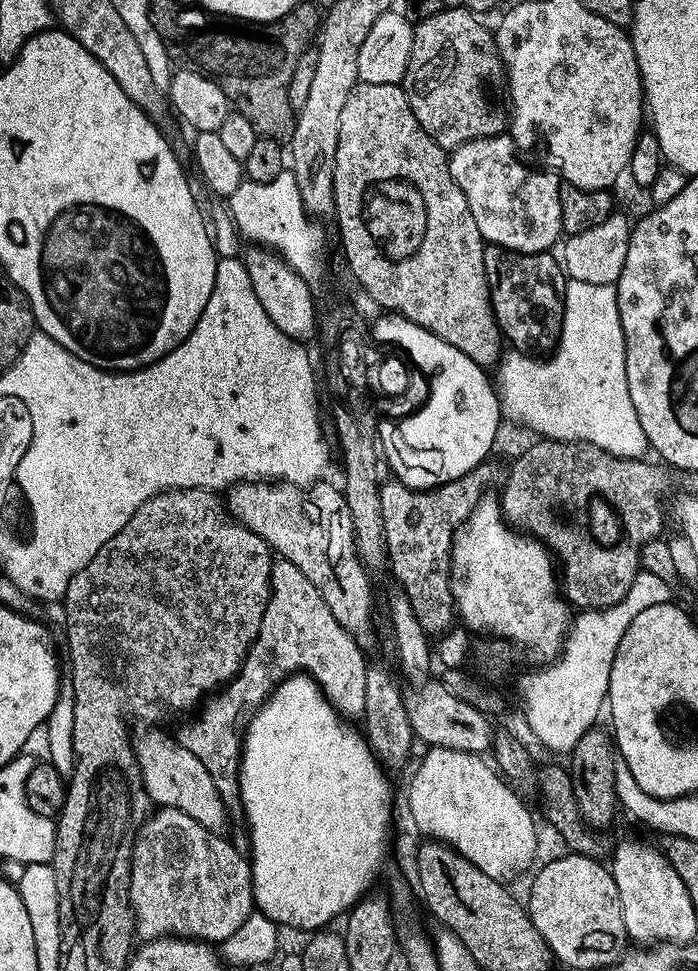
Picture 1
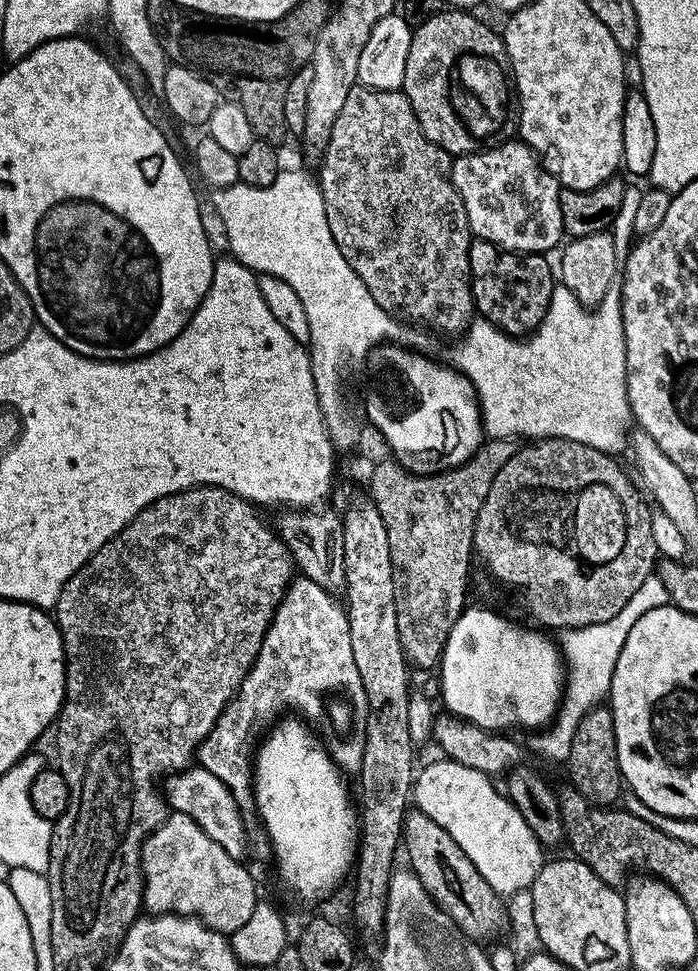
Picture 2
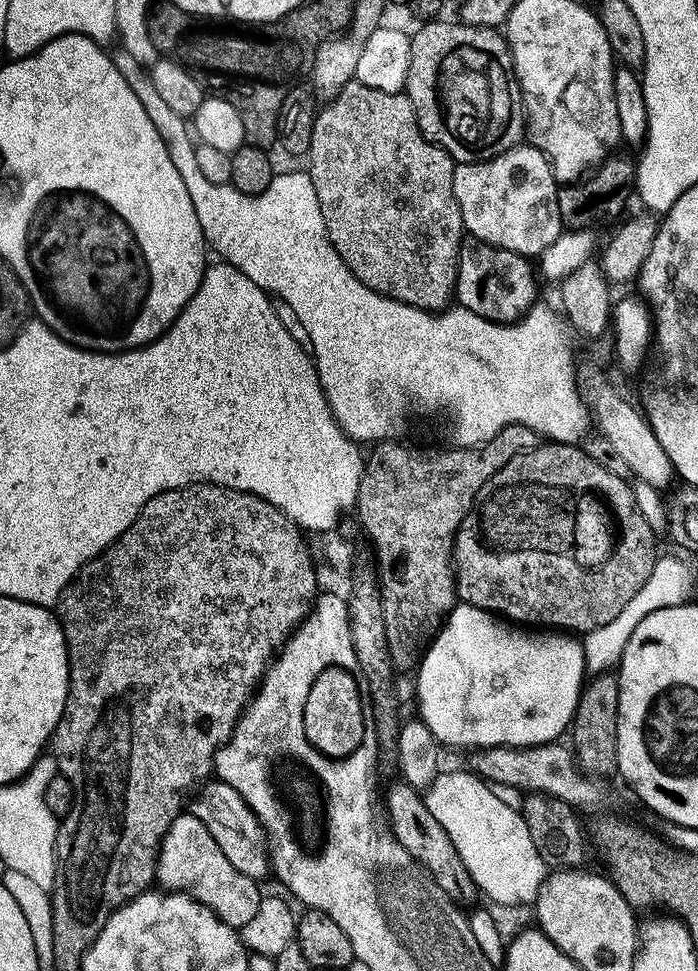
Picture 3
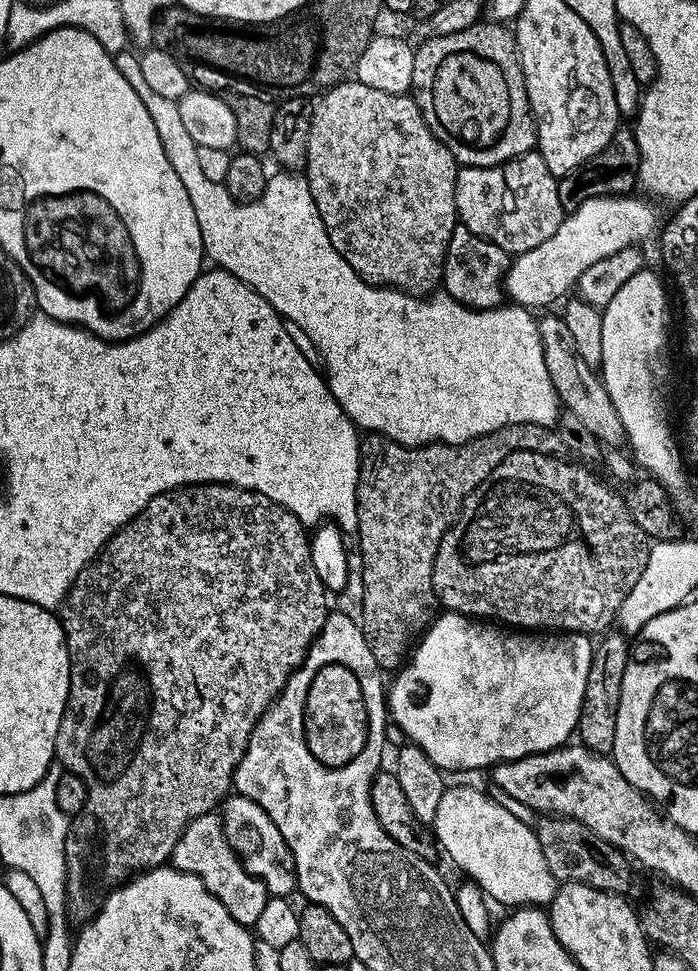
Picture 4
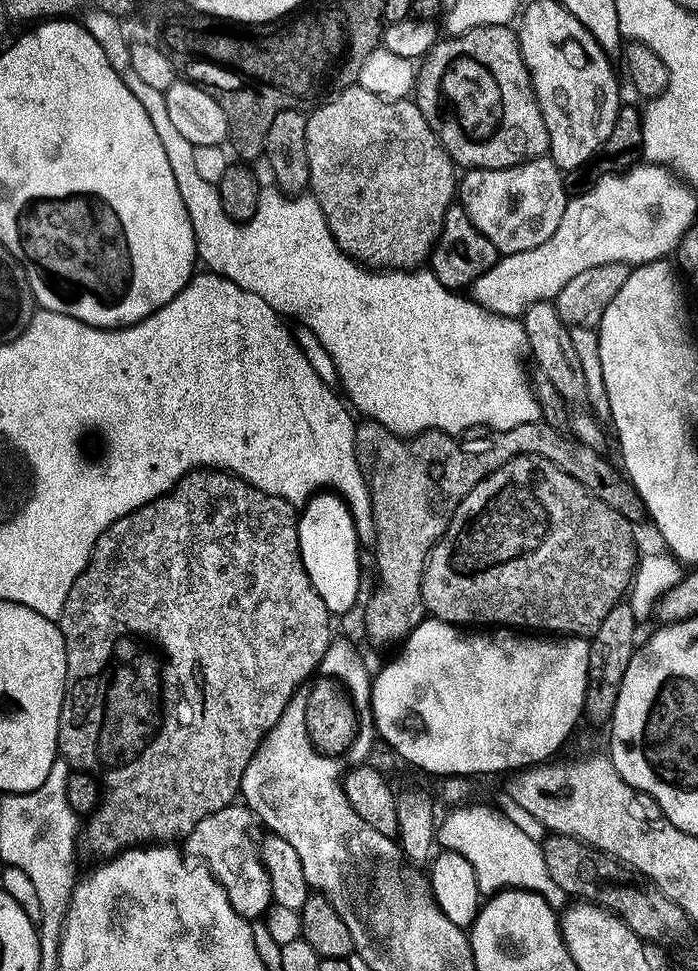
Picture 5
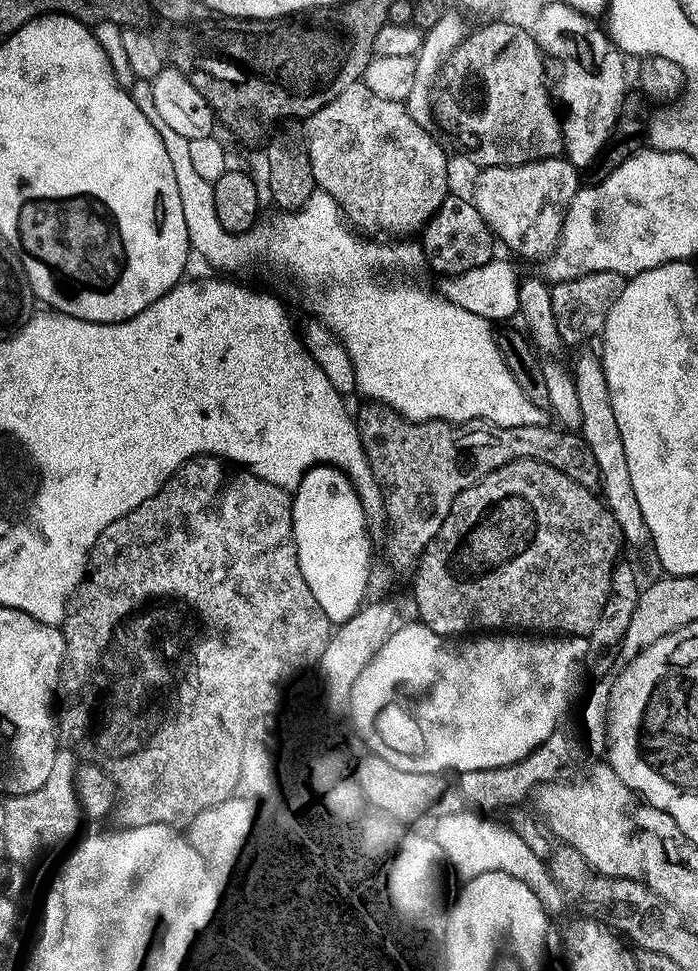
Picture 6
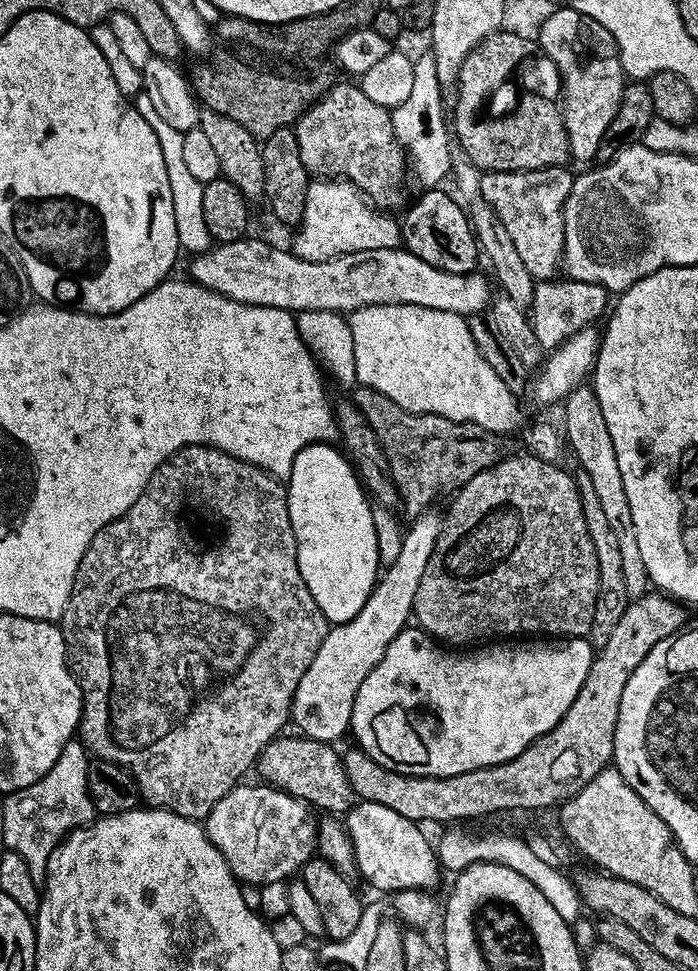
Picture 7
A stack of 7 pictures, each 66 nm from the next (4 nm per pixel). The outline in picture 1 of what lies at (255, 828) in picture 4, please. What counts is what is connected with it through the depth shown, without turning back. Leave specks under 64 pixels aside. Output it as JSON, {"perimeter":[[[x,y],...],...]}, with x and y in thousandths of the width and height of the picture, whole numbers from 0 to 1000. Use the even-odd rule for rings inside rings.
{"perimeter":[[[212,752],[193,759],[191,770],[211,820],[225,831],[258,833],[302,857],[319,858],[330,836],[312,818],[307,799],[295,793],[289,783],[278,778],[274,769],[259,766],[229,752]]]}

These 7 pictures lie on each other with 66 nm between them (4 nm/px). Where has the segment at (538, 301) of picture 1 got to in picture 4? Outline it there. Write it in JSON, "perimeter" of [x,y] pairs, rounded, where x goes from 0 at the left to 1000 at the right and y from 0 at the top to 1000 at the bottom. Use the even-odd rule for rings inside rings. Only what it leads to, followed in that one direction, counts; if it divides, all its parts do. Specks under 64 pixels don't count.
{"perimeter":[[[656,233],[648,239],[642,250],[642,265],[636,268],[635,300],[659,313],[682,320],[715,316],[725,301],[721,294],[725,272],[716,267],[719,261],[713,253],[691,246],[689,243],[679,242],[672,235]]]}

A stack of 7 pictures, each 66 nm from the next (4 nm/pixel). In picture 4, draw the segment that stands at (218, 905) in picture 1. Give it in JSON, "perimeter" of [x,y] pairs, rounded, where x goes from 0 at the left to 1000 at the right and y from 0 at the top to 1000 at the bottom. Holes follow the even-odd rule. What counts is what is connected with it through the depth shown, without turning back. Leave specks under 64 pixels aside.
{"perimeter":[[[314,839],[278,842],[266,851],[261,863],[255,863],[244,890],[258,898],[287,902],[295,917],[301,917],[301,921],[307,921],[307,925],[312,925],[312,929],[318,929],[318,933],[324,933],[324,937],[330,937],[332,944],[347,953],[365,954],[387,925],[381,912],[352,898],[338,877],[325,869]]]}

